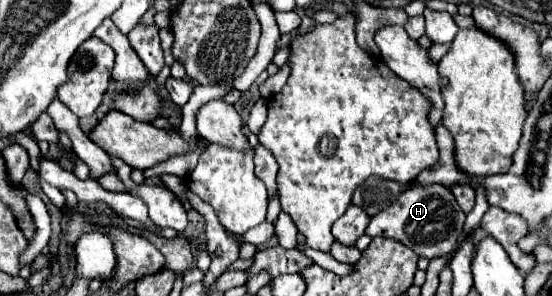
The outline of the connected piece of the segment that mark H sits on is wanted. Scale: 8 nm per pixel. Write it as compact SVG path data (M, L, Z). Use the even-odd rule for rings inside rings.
M410 184L396 202L392 202L384 212L378 212L372 216L366 234L368 236L386 236L400 240L408 248L412 248L418 256L426 258L438 258L444 254L450 254L458 242L458 236L462 232L466 214L462 208L456 204L456 198L450 188L442 184L430 184L430 186L420 186L420 184Z

